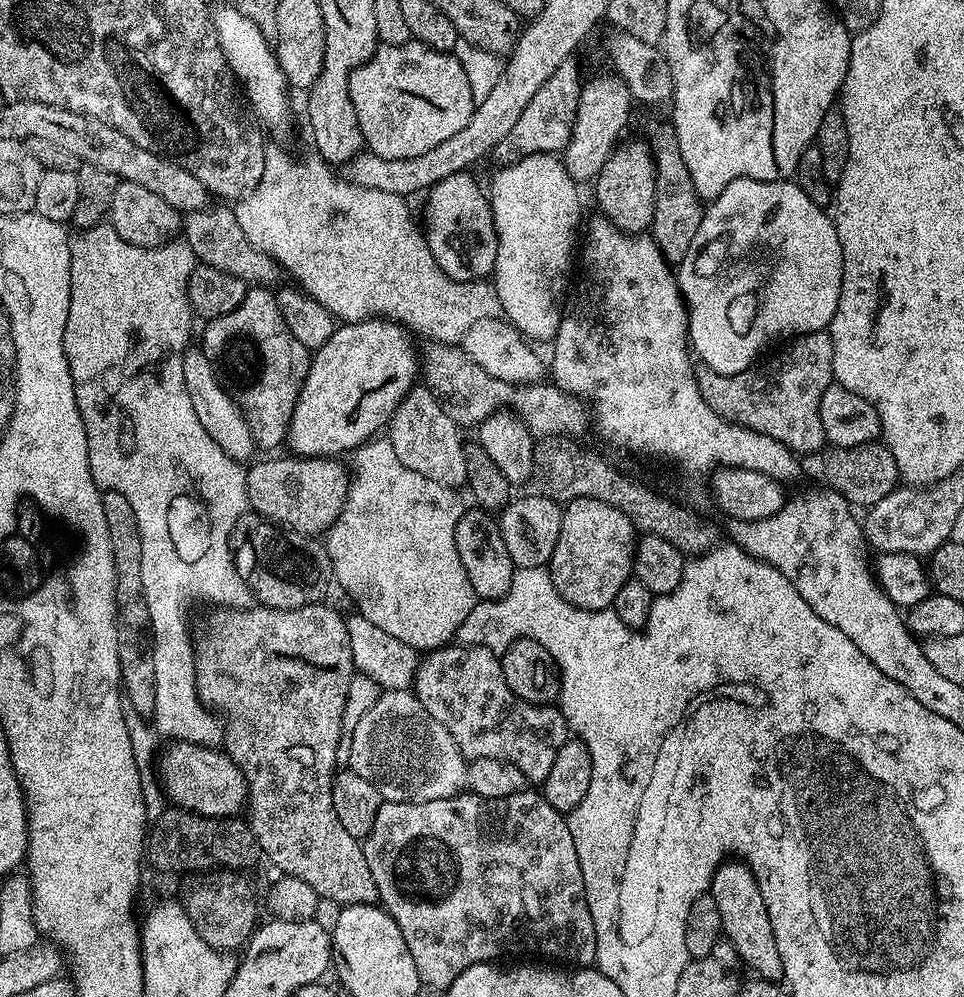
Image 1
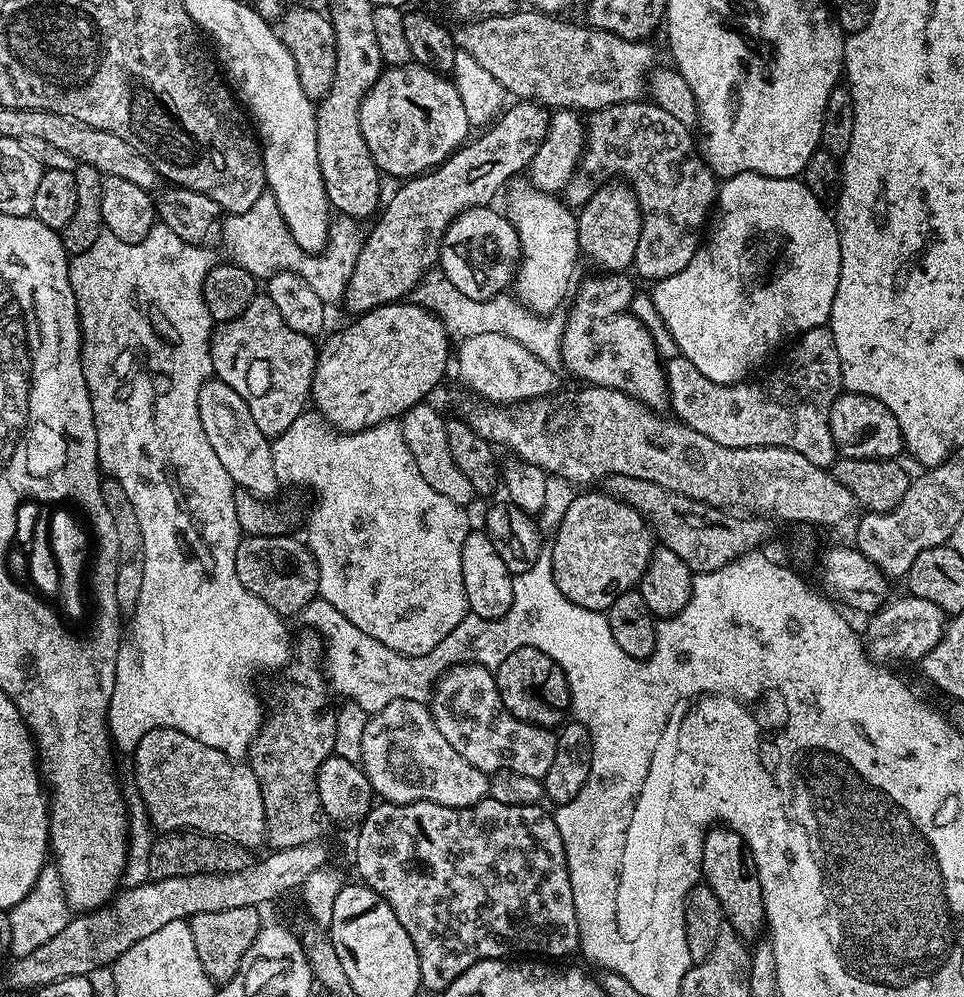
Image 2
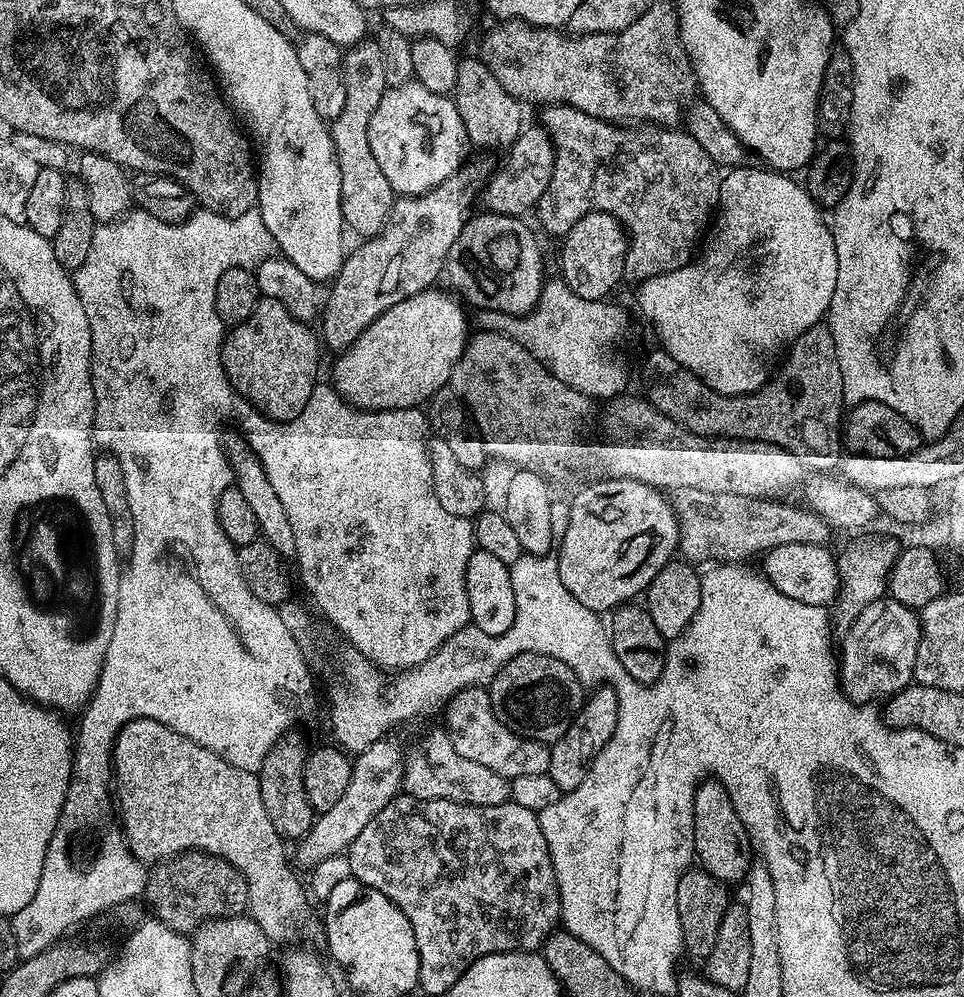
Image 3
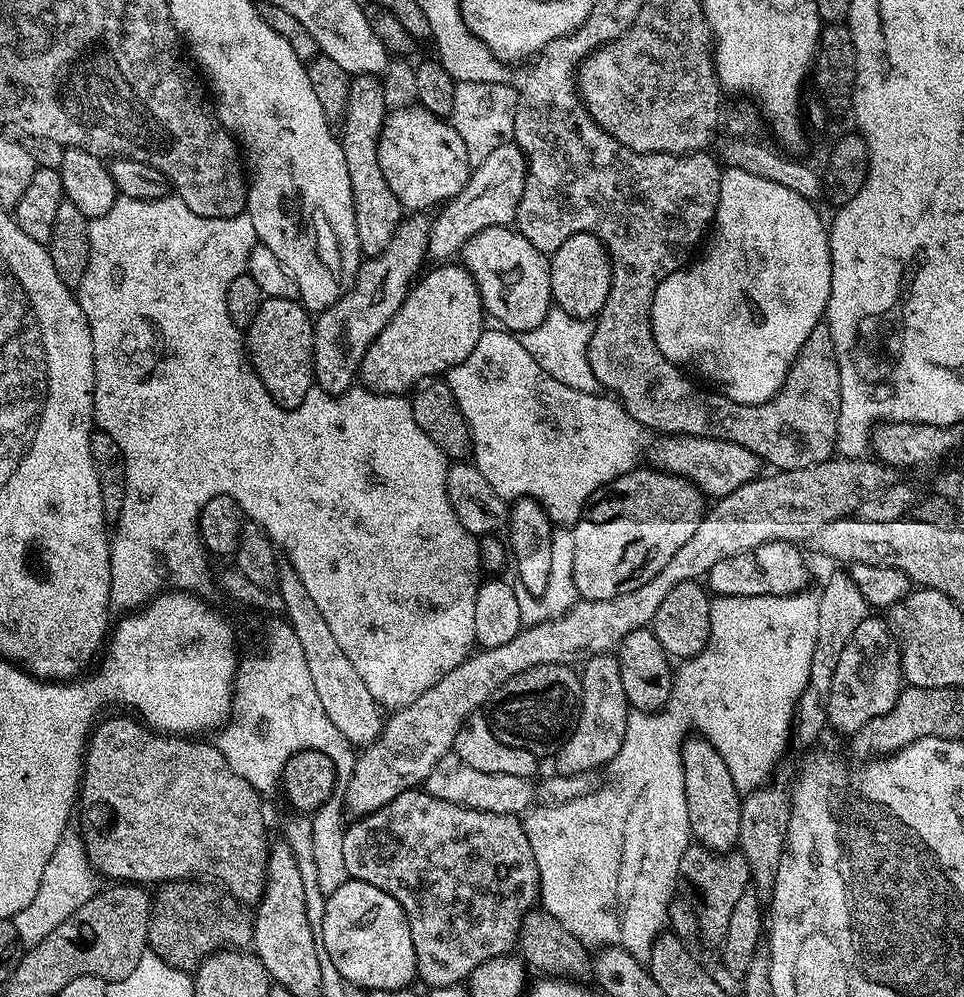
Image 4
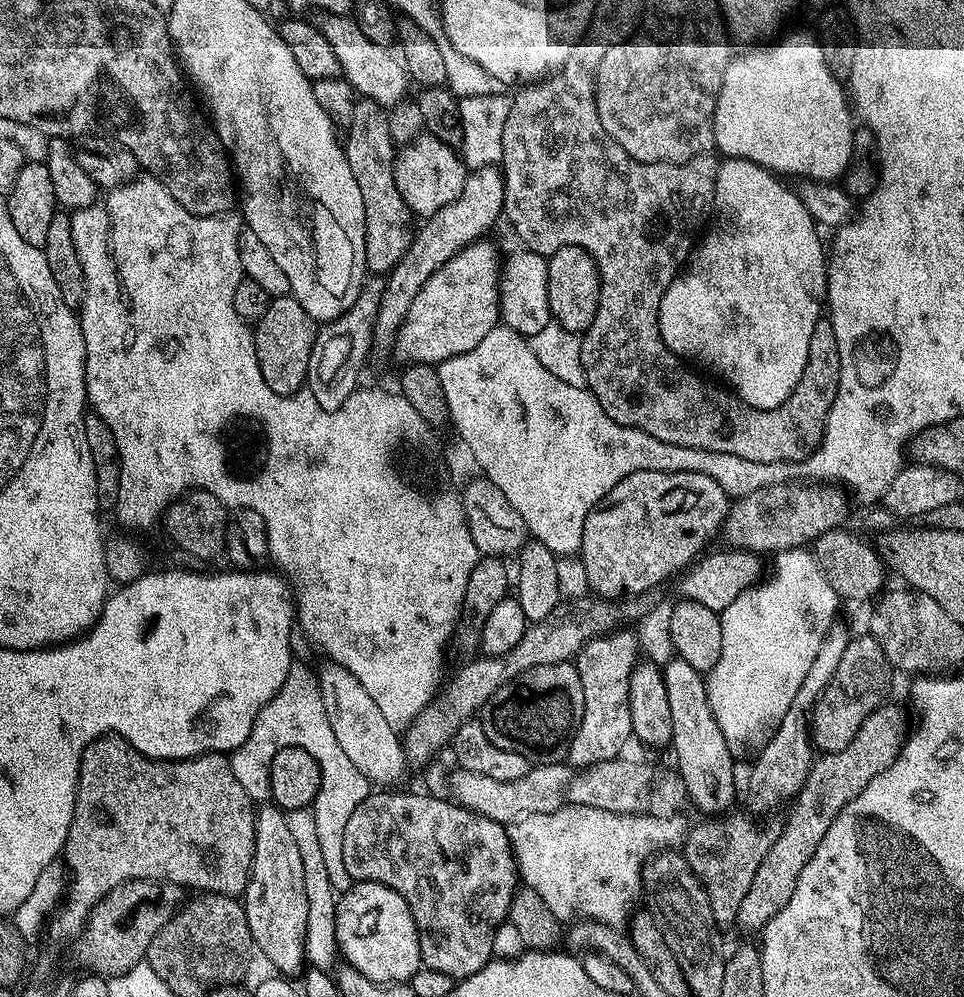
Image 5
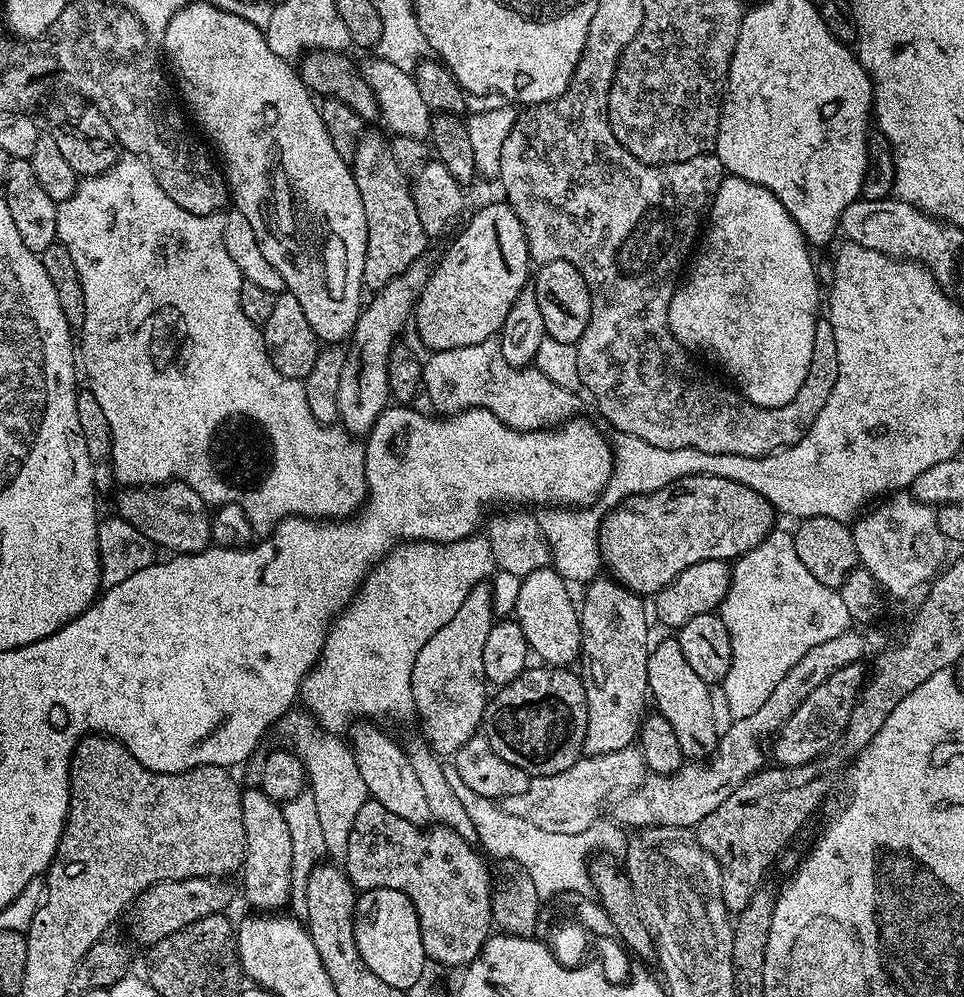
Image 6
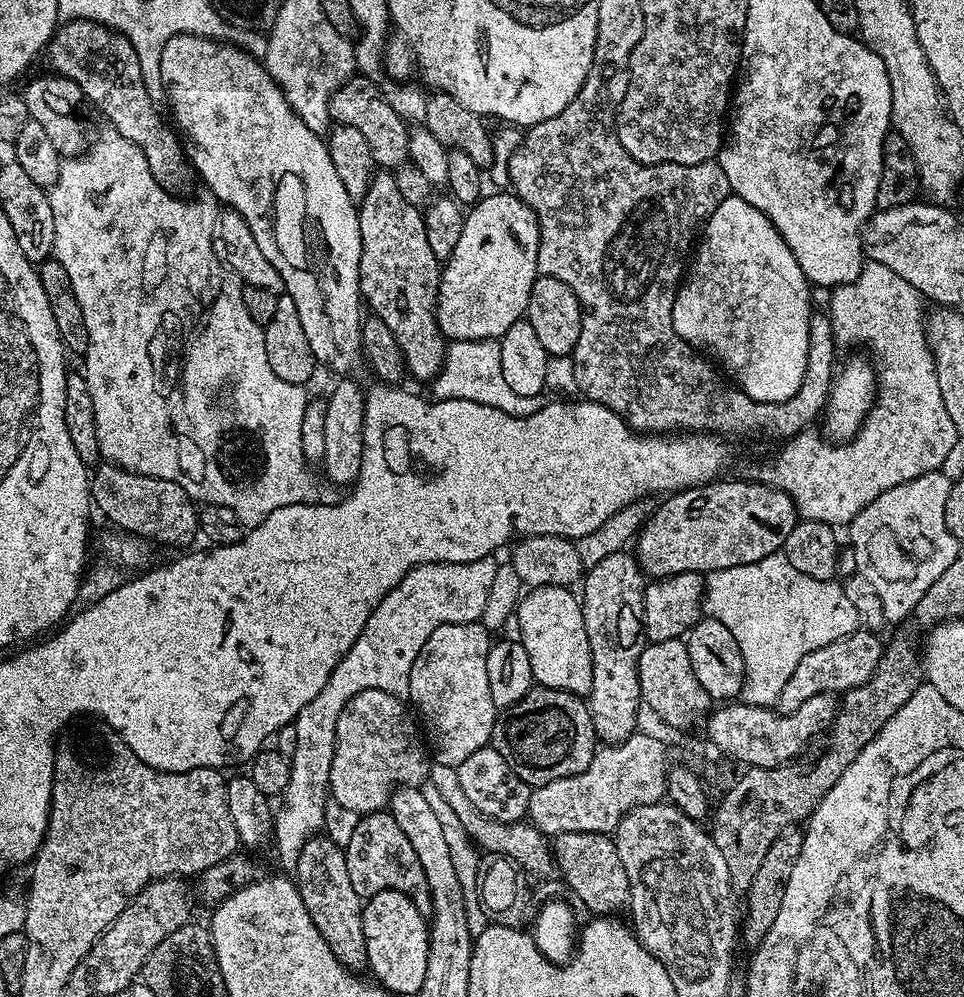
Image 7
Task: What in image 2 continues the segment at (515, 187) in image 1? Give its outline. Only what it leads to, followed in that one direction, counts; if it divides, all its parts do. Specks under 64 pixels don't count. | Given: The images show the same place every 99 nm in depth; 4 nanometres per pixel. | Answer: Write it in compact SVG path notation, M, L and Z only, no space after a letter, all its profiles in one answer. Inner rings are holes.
M528 182L510 192L507 193L506 215L520 239L520 266L516 269L514 292L521 304L545 317L549 312L557 311L561 307L560 303L564 299L567 301L573 291L576 263L582 260L577 213L559 195L545 192Z

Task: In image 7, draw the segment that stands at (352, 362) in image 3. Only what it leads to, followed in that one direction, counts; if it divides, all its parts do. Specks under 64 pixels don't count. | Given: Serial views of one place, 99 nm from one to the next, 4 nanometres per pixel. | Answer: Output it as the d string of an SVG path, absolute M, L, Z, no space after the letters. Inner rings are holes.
M496 190L493 192L493 196L491 196L491 194L485 194L480 197L477 204L473 204L467 209L464 217L464 225L462 226L462 234L458 237L458 246L454 246L454 254L450 254L450 258L443 261L440 269L440 289L438 290L438 298L436 299L436 321L440 327L440 333L449 341L499 341L500 337L506 334L506 330L510 330L510 326L514 326L514 322L525 319L528 311L530 294L532 293L532 287L534 286L534 282L538 275L536 271L536 267L538 266L538 242L540 241L540 226L538 224L538 218L534 214L534 210L530 206L523 204L511 191Z

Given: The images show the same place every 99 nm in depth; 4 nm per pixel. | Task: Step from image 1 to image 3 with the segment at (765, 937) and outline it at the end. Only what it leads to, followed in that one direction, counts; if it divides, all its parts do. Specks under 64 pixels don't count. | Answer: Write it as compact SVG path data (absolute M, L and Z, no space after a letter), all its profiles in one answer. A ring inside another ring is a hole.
M709 778L700 781L694 796L694 846L699 867L715 880L743 881L754 863L754 845L748 831L742 826L738 810L730 802L719 780Z

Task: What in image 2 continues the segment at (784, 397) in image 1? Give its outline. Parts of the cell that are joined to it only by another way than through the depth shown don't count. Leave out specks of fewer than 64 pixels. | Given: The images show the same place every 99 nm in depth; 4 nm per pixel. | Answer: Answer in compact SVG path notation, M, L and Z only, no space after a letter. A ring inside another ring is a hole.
M831 327L811 328L801 332L792 348L792 360L784 368L776 368L768 380L761 384L741 382L738 384L715 384L710 382L685 356L677 355L676 360L667 361L666 379L668 382L668 404L673 408L675 419L687 428L706 434L718 446L731 448L789 448L802 458L810 458L814 466L831 469L838 459L836 443L830 434L830 406L840 397L844 388L842 366L838 358L838 346L834 346Z

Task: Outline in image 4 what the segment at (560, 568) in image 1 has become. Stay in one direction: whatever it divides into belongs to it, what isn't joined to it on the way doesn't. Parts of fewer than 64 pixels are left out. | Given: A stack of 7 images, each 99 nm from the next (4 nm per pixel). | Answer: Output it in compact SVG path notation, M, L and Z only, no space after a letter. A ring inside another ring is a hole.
M637 466L631 472L622 474L611 480L610 483L602 485L580 511L576 523L571 525L574 534L572 557L574 558L574 586L577 597L586 600L609 600L610 598L618 598L630 590L638 590L638 586L642 586L642 582L650 582L650 578L654 578L654 574L658 574L658 570L662 570L662 566L666 566L666 562L670 562L670 558L674 558L675 552L694 535L694 530L698 530L698 522L704 517L706 511L706 497L700 491L700 487L690 483L684 476L674 475L673 472L663 471L655 466L644 467Z

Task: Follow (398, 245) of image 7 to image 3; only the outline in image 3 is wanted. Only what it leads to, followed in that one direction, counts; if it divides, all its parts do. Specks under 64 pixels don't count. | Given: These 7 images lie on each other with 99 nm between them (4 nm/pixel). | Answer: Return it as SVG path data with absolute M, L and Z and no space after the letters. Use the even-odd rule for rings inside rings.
M365 38L359 44L353 44L343 53L343 58L346 106L342 106L342 114L331 121L330 131L338 170L342 174L344 227L349 233L357 232L360 238L367 238L382 231L394 203L390 182L386 182L386 174L382 174L370 150L370 118L374 110L378 110L378 102L382 102L389 85L386 82L382 50L375 39Z

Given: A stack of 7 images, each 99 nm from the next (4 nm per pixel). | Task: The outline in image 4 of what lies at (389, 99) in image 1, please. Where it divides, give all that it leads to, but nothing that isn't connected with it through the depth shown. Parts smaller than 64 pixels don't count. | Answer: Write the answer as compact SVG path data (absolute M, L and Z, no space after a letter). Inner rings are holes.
M419 106L398 108L384 117L378 142L378 166L382 166L382 174L386 174L386 186L394 190L394 198L398 198L401 209L412 214L423 213L423 208L435 209L453 200L464 189L470 175L466 142L462 142L462 134L458 134L458 130L454 130L445 117L435 116L430 110Z

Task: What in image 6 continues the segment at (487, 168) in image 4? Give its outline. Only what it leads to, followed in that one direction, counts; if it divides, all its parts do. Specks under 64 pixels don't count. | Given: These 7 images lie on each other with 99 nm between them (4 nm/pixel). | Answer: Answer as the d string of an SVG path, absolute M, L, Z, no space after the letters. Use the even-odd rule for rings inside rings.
M427 259L415 260L402 274L398 274L386 286L377 289L372 301L367 301L366 306L361 307L360 317L356 325L352 327L350 345L352 352L347 353L344 365L342 366L342 382L338 382L338 402L336 403L336 415L339 423L345 432L353 438L367 437L372 431L374 422L384 413L385 408L390 404L390 393L388 391L388 367L390 366L390 354L392 347L401 339L400 331L409 327L414 316L416 300L420 297L421 290L426 286L428 275L432 273L433 265L427 264Z

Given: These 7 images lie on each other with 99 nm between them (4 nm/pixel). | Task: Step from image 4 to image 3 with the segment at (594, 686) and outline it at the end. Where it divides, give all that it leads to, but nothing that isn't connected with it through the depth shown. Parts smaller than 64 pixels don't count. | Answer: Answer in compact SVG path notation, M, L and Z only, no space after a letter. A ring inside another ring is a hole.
M600 686L596 692L587 697L584 703L579 705L578 711L573 715L572 725L551 745L550 766L547 773L559 786L561 793L573 792L578 786L582 786L582 778L592 769L592 763L601 748L604 748L616 729L618 722L618 698L616 691L607 686Z

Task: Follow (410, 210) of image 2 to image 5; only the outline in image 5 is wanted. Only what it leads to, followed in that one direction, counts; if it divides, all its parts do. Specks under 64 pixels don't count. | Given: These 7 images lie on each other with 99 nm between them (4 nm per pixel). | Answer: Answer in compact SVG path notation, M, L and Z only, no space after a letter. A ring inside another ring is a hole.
M372 278L361 288L358 298L354 302L354 306L350 306L350 310L346 310L338 318L327 321L317 331L316 341L312 347L310 354L310 366L308 367L308 379L306 381L306 391L312 395L314 402L318 402L318 406L322 406L322 410L333 412L342 406L342 402L346 402L346 398L350 398L350 394L357 391L360 380L360 367L367 360L370 360L372 351L372 327L374 326L374 318L378 314L378 306L380 299L384 293L384 280L380 278Z

